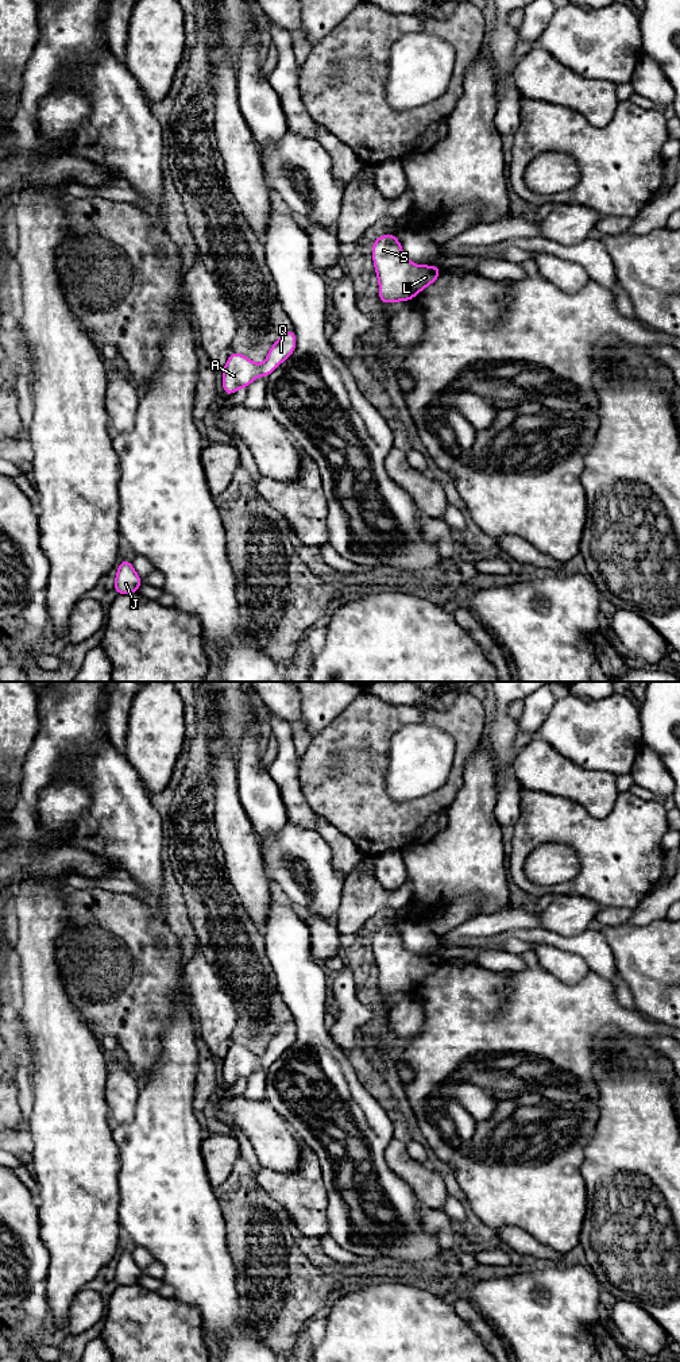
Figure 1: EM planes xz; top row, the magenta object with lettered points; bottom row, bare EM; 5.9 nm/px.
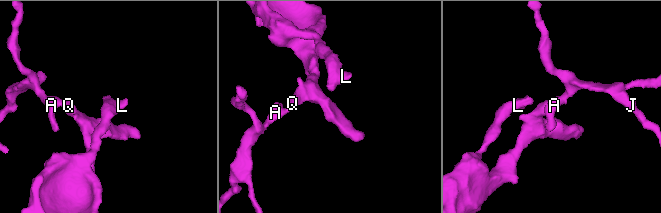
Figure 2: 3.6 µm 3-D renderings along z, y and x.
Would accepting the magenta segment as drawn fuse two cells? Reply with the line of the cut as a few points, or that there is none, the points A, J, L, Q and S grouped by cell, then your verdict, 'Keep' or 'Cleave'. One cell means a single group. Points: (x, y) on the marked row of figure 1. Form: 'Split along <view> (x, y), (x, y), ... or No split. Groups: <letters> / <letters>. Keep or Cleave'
No split. Groups: A J L Q S. Keep

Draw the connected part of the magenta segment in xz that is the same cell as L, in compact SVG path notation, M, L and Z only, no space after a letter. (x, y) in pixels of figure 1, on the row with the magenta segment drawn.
M394 234L374 240L372 261L383 304L412 300L441 273L436 265L418 266L407 261Z

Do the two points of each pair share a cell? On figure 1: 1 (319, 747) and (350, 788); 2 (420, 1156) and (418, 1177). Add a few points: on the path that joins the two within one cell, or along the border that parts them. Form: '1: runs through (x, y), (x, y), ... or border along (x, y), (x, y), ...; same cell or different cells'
1: runs through (319, 761), (319, 778), (329, 788), (335, 788); same cell
2: border along (405, 1139), (406, 1153), (425, 1165); different cells

